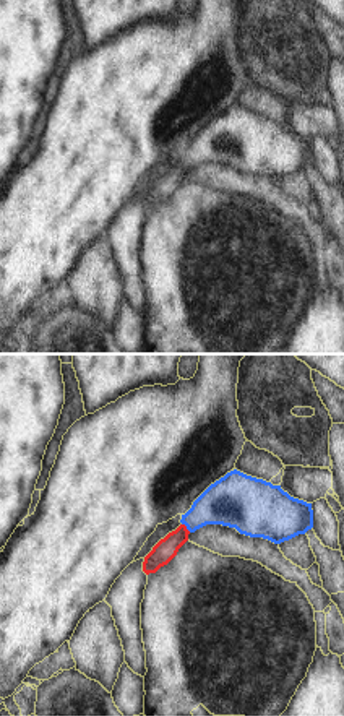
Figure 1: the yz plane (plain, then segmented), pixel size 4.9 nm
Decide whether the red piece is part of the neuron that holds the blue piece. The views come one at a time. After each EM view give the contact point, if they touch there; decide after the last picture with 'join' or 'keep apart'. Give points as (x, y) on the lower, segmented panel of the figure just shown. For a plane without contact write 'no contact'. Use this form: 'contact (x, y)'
contact (187, 528)

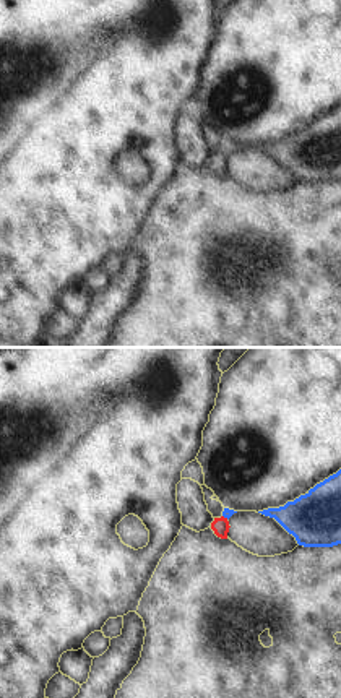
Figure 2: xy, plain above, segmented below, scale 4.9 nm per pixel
contact (226, 517)

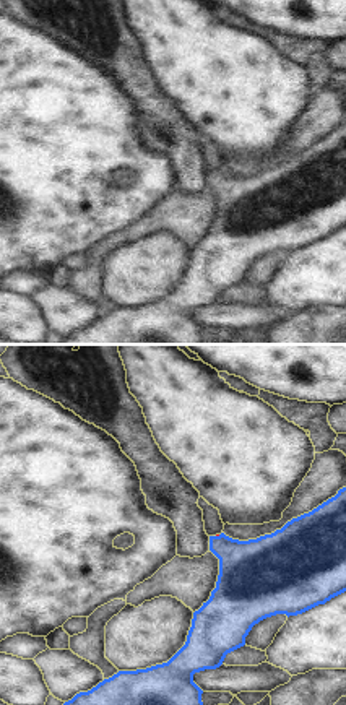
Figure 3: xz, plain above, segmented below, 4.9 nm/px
contact (220, 535)

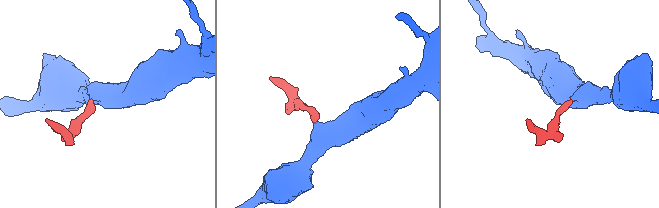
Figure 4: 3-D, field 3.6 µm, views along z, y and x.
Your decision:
join

